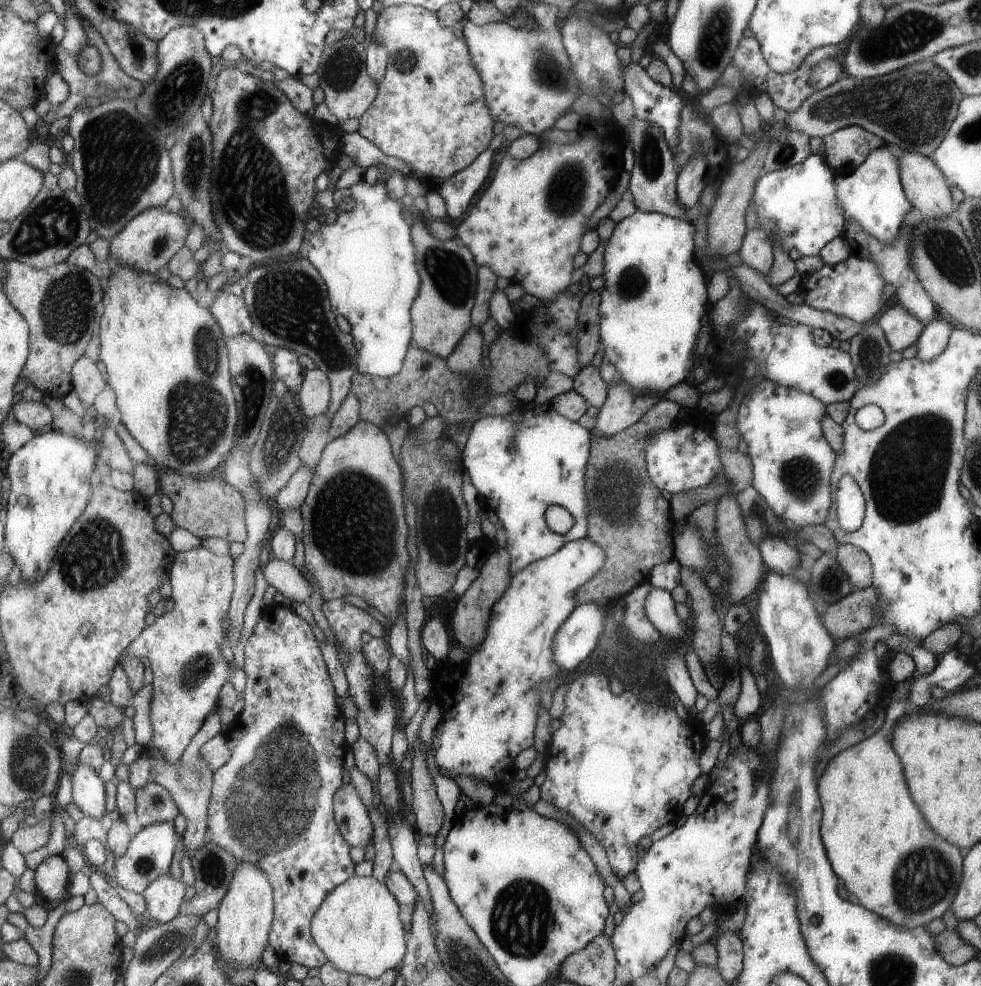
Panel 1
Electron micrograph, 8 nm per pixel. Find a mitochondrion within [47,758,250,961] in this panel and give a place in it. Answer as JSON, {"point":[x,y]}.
{"point":[209,870]}

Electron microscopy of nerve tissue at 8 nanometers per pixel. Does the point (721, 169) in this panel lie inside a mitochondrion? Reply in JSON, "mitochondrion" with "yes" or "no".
{"mitochondrion":"no"}

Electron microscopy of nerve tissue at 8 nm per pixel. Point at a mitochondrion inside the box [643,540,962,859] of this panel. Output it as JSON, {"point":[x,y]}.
{"point":[832,577]}

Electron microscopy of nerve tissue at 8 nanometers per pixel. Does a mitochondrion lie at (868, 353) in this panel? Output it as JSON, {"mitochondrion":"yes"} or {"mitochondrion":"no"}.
{"mitochondrion":"yes"}

